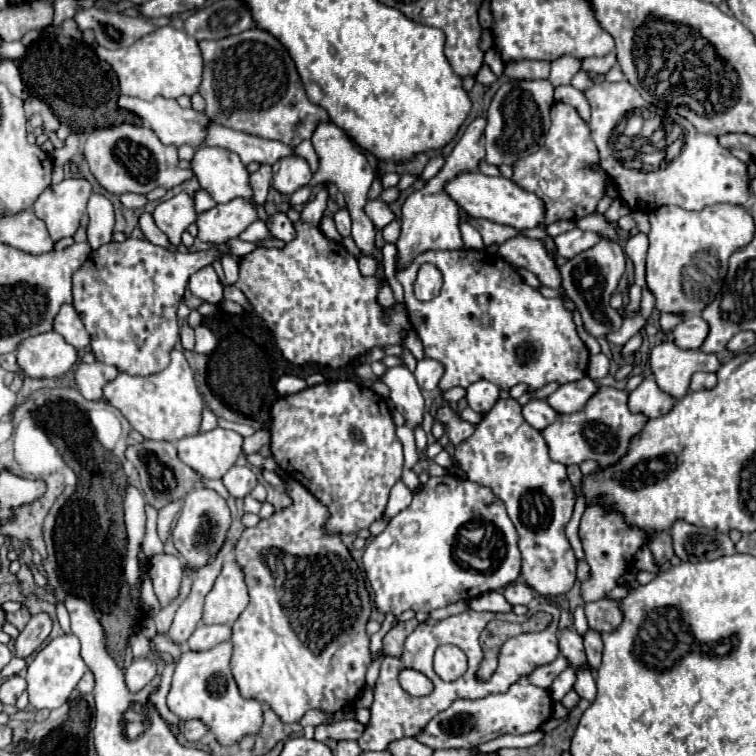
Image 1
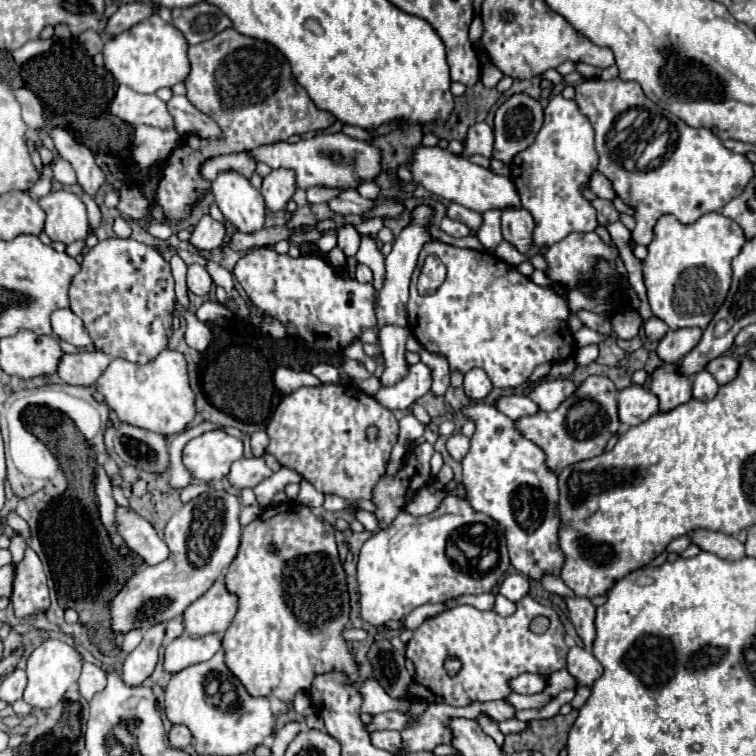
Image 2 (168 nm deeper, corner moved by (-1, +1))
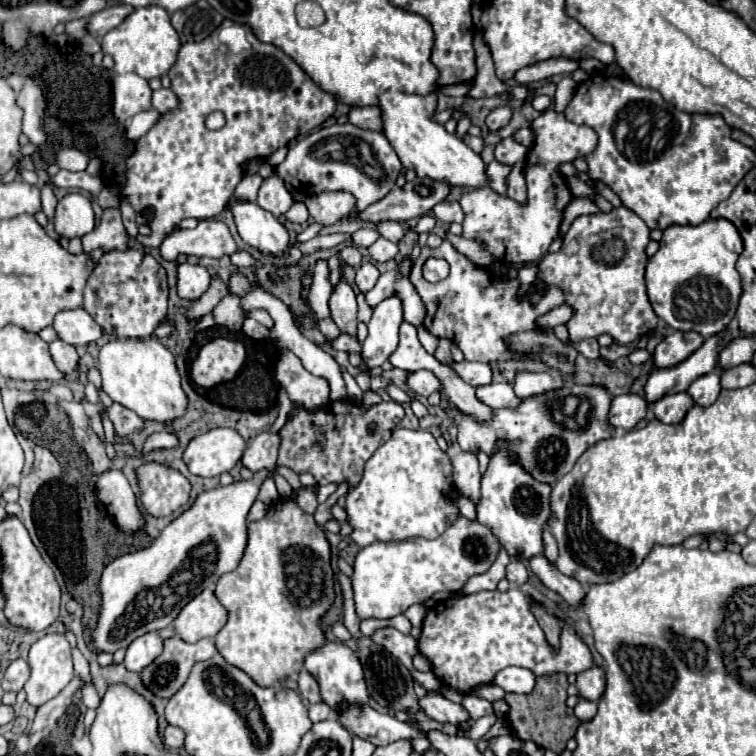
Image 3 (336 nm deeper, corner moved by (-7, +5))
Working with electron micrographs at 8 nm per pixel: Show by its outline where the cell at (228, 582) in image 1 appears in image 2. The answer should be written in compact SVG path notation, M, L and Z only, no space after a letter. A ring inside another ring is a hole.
M216 580L212 588L192 602L182 618L184 618L184 634L190 638L202 638L206 634L224 634L234 618L238 608L238 600L226 592L222 580Z

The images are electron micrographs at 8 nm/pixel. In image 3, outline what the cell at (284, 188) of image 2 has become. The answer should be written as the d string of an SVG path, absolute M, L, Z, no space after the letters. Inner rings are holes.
M276 174L270 176L270 178L266 178L266 180L262 182L256 202L258 202L264 210L272 212L274 216L286 214L286 210L294 204L292 194L290 194L288 188L286 188L286 182L284 182L280 176L276 176Z

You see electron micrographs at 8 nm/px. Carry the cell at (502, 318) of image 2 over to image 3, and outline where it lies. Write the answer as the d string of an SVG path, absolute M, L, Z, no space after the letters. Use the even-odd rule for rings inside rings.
M444 240L438 248L422 246L422 252L412 266L410 282L414 284L418 296L426 306L424 326L436 338L448 338L456 344L468 362L506 362L506 360L540 360L532 352L514 352L508 344L508 336L516 332L532 332L538 330L536 320L550 310L564 304L564 292L560 288L552 288L534 280L526 294L520 294L520 280L506 278L490 272L488 268L480 268L470 262L464 254L460 254L448 240ZM436 256L444 258L450 264L450 276L440 282L426 282L422 278L422 268L426 258ZM532 292L540 292L540 300L536 304L530 302Z

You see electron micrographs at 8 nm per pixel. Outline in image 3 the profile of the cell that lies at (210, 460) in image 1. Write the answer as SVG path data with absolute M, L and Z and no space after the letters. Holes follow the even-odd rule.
M232 428L208 430L188 444L184 462L188 470L202 478L230 472L246 450L246 440Z

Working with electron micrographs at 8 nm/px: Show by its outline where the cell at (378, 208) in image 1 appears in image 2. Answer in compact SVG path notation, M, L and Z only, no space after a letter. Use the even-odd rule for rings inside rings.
M342 190L336 198L332 198L328 202L328 208L334 214L342 214L342 216L348 216L348 214L366 216L366 212L370 212L372 206L374 206L374 202L362 198L356 190Z

